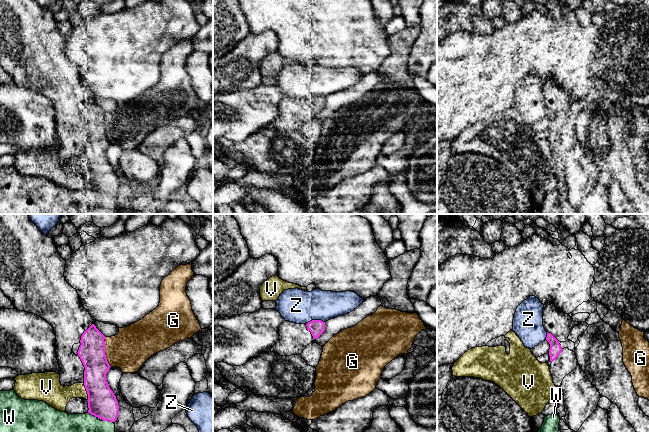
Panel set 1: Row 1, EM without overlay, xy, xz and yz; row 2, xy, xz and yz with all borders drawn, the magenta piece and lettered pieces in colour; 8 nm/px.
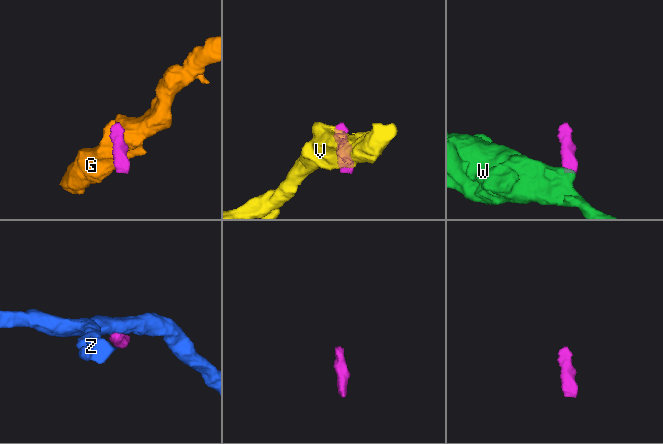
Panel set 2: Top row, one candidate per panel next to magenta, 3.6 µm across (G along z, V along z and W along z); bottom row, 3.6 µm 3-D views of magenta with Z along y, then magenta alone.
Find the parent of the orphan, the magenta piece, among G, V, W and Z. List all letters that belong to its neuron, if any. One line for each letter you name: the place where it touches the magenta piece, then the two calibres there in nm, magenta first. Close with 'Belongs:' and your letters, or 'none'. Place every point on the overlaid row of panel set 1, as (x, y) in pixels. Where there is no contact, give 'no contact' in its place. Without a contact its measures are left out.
Belongs: none

